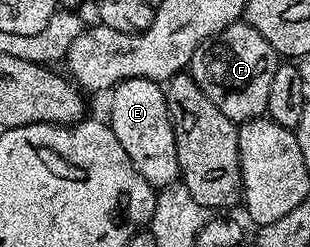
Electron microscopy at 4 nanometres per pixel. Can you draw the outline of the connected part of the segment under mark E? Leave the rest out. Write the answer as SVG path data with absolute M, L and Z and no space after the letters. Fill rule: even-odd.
M124 79L119 85L109 90L110 97L110 118L108 124L116 139L120 139L120 147L128 151L128 159L148 179L148 183L155 187L165 187L175 184L179 180L178 160L176 159L176 139L172 131L172 119L168 115L166 106L166 90L159 82L152 79Z

